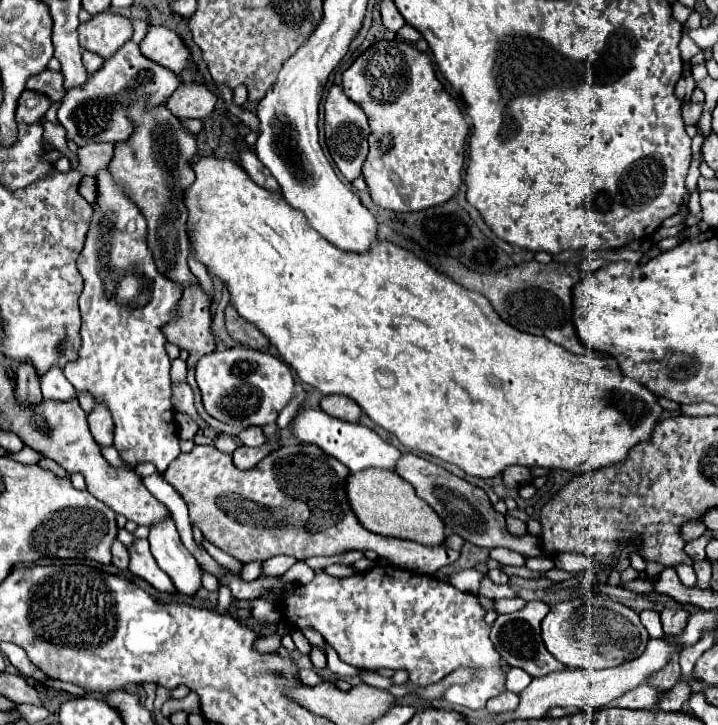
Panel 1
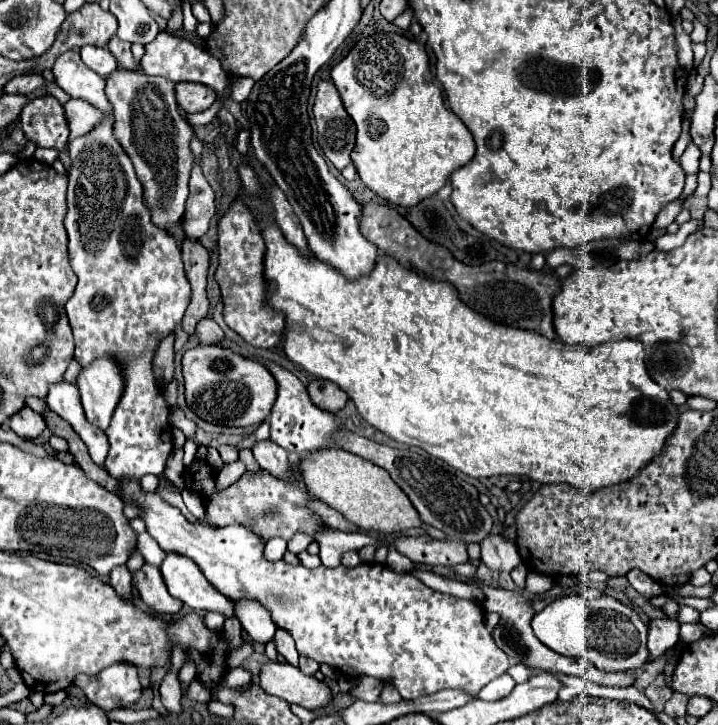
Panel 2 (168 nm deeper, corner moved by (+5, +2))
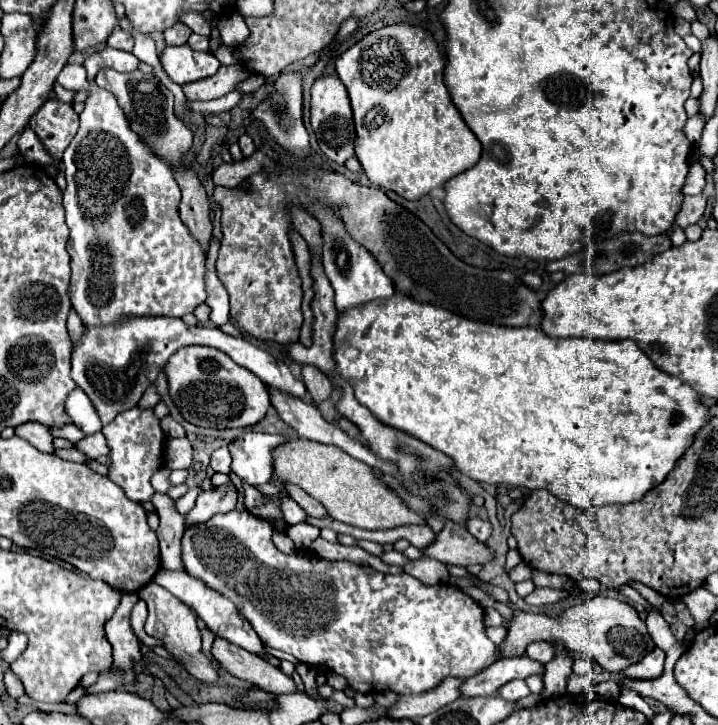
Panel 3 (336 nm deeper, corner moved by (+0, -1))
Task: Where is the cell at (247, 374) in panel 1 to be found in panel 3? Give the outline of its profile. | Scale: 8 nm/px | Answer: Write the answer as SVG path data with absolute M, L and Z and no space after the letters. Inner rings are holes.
M184 346L164 366L168 392L186 422L204 428L246 428L260 422L270 408L268 388L250 370L210 346Z

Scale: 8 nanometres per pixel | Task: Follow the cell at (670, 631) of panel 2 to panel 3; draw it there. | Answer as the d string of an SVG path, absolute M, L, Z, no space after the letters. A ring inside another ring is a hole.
M656 648L652 654L644 656L640 662L628 666L628 670L622 670L620 674L630 680L652 680L658 678L664 670L664 652Z

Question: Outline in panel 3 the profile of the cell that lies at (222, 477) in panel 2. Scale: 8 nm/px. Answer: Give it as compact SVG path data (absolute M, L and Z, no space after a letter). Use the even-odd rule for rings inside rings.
M228 484L228 486L220 486L212 492L200 492L196 498L194 508L188 512L186 516L186 526L194 526L194 524L202 524L208 522L214 514L218 512L230 512L236 508L236 486Z

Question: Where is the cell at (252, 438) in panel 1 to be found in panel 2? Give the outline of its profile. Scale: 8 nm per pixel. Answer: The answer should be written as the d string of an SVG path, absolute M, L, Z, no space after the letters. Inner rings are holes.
M265 439L265 441L257 441L251 447L251 451L261 469L267 469L275 477L287 479L289 455L287 455L287 451L283 451L283 447L279 447L277 443L271 443L271 439Z

